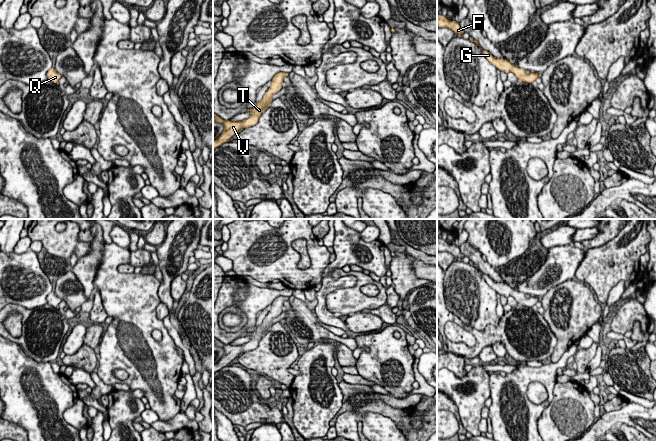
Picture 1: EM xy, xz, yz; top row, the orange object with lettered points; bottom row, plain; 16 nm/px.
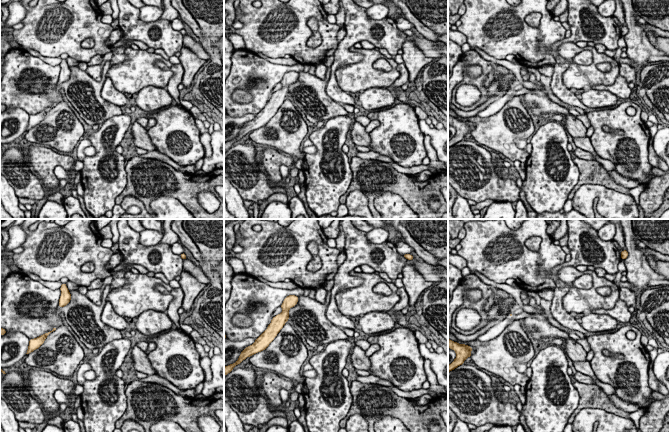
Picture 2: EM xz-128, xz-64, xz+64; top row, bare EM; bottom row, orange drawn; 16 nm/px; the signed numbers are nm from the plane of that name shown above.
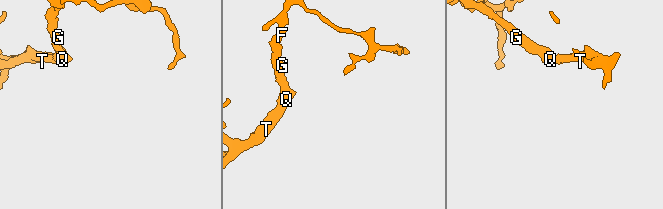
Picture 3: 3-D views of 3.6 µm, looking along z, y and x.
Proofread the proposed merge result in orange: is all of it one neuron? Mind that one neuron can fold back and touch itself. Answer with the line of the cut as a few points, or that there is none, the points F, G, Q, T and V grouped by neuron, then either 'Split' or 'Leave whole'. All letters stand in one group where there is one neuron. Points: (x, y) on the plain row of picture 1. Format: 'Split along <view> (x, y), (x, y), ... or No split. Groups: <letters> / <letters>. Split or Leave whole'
No split. Groups: F G Q T V. Leave whole

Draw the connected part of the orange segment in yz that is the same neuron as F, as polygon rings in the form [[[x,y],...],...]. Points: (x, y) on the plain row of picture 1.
[[[437,239],[437,251],[446,251],[454,255],[456,258],[463,259],[465,256],[461,253],[460,248],[455,244],[449,245],[446,240]]]

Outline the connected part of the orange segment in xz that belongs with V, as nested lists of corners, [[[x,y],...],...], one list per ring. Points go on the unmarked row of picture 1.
[[[279,296],[272,302],[269,313],[265,316],[262,323],[256,327],[256,329],[249,333],[251,339],[242,345],[229,345],[223,344],[218,339],[213,337],[213,344],[224,349],[224,355],[222,358],[213,365],[213,374],[228,366],[232,360],[239,357],[241,354],[247,351],[251,351],[257,348],[259,341],[272,327],[272,320],[276,318],[282,311],[284,302],[288,301],[289,297]]]

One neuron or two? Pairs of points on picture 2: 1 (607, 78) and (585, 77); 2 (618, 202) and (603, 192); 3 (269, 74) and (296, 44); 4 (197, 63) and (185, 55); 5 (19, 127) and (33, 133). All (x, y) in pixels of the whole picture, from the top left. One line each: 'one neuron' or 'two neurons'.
1: one neuron
2: one neuron
3: two neurons
4: one neuron
5: two neurons

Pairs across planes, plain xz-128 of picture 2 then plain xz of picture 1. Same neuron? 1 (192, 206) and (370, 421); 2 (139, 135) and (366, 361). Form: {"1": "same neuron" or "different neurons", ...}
{"1": "different neurons", "2": "different neurons"}

